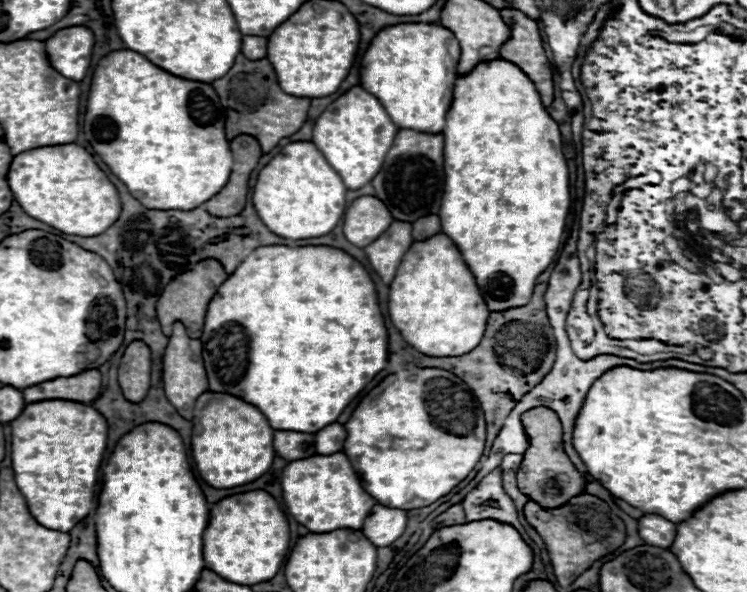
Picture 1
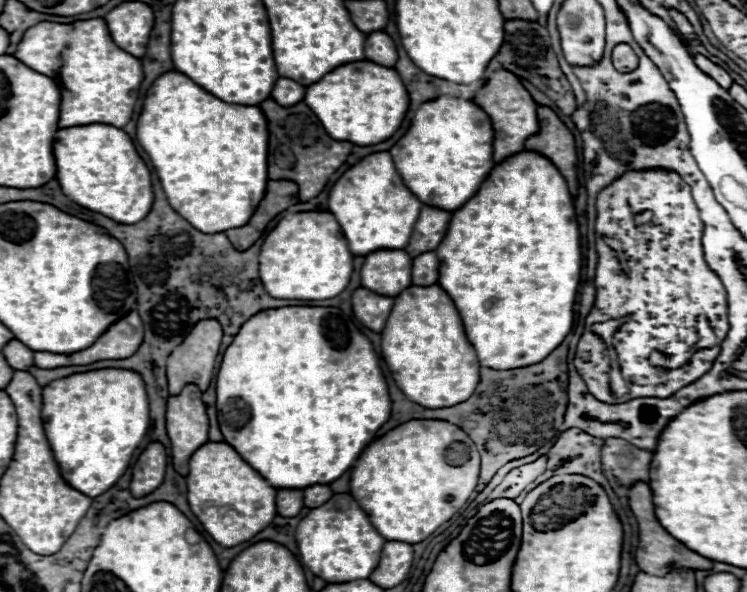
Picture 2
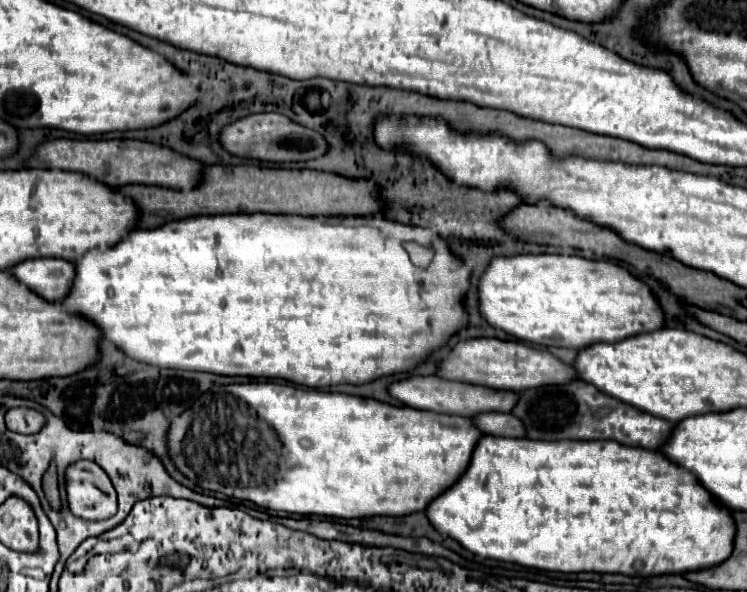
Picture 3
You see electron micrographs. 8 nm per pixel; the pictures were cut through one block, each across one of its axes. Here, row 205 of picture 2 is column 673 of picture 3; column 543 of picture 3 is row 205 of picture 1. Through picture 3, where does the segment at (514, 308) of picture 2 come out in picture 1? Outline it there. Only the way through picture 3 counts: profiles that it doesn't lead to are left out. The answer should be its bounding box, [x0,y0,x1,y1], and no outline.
[438,58,570,310]

